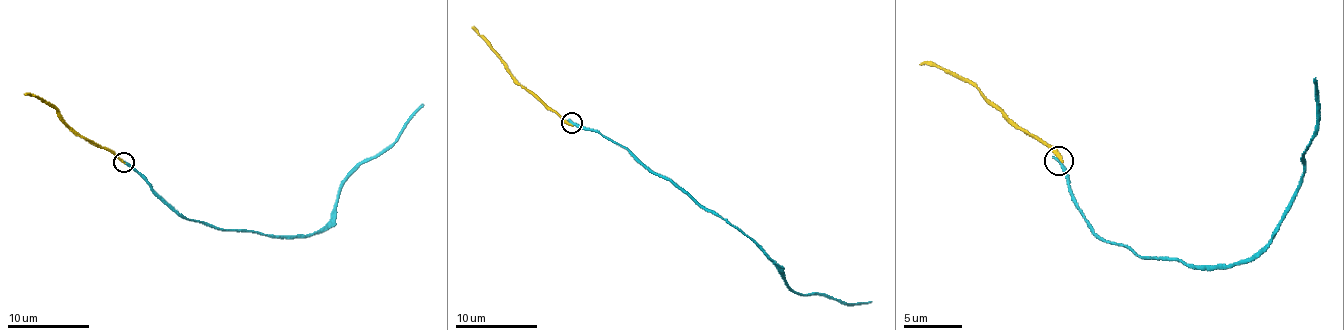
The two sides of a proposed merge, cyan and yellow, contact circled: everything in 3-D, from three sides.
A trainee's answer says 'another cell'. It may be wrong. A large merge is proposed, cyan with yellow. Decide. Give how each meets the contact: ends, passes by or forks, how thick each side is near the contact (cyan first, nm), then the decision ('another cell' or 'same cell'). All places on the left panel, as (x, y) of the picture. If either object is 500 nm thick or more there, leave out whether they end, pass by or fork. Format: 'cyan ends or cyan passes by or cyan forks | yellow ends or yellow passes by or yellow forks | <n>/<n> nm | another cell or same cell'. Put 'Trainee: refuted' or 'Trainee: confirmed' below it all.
cyan ends | yellow ends | 280/220 nm | another cell
Trainee: confirmed

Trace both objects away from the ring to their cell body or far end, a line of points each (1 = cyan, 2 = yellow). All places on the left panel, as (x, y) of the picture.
1: (123, 161), (188, 219), (266, 235), (317, 233), (352, 174), (394, 141), (423, 104)
2: (123, 161), (103, 147), (88, 143), (39, 98), (23, 94)

